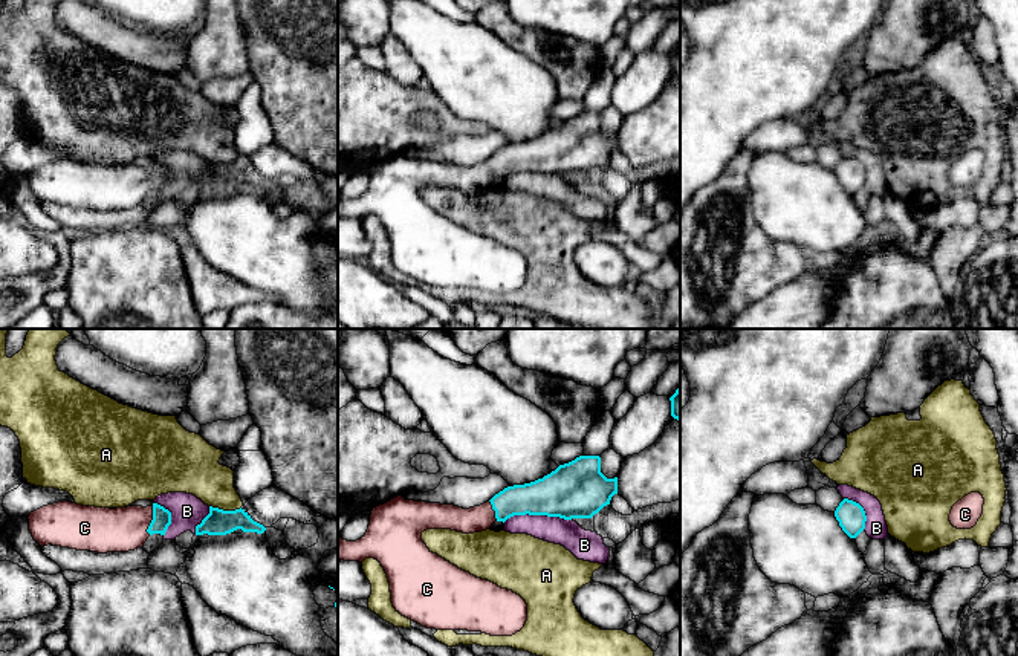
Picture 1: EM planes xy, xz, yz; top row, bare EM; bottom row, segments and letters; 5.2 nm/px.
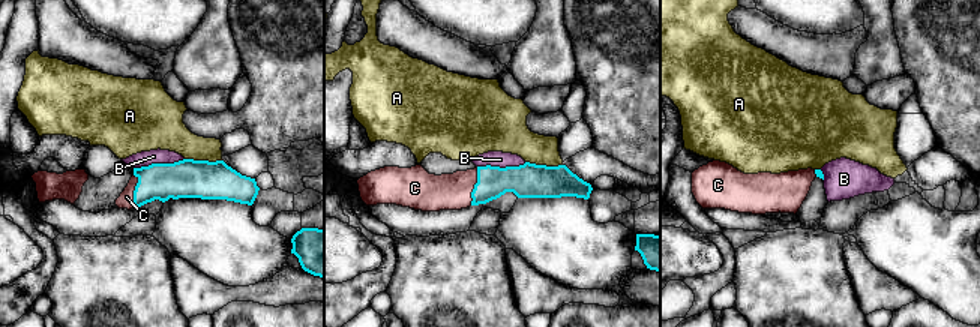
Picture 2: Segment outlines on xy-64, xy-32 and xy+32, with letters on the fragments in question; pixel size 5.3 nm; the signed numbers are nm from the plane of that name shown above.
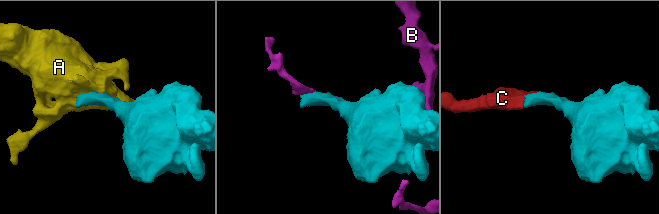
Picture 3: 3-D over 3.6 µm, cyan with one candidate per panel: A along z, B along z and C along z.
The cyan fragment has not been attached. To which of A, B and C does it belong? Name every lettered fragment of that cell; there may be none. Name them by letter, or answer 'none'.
C

